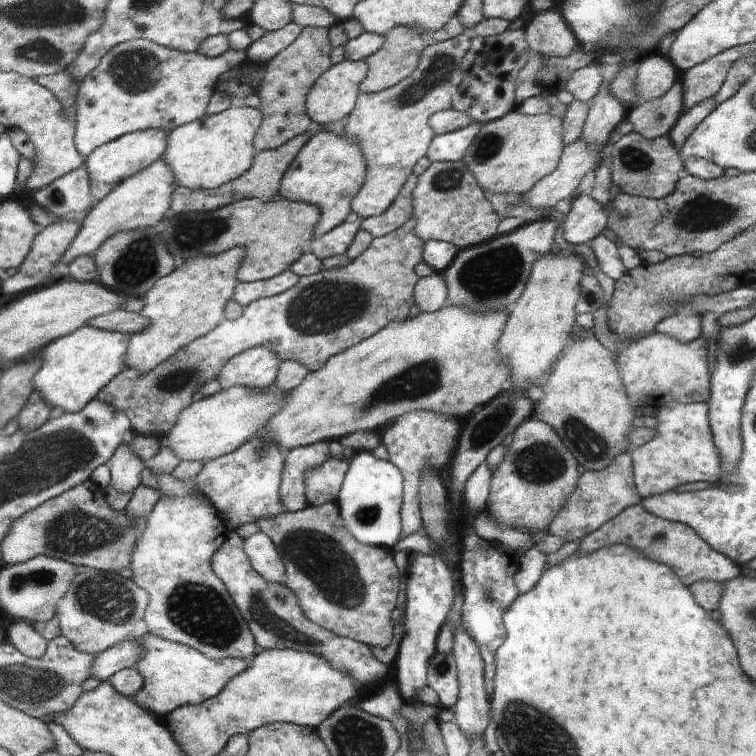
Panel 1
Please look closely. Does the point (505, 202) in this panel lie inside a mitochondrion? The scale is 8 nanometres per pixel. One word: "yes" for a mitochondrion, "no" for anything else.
yes

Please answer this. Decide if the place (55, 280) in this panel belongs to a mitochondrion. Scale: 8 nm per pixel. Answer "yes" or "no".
no

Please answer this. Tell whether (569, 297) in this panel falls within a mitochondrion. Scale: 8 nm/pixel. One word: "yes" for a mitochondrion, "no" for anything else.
no

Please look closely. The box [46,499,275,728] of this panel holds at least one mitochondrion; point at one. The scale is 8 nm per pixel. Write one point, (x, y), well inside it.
(200, 611)

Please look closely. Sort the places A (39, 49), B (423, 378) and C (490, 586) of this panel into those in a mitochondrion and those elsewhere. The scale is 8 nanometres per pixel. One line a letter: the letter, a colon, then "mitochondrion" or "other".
A: mitochondrion
B: mitochondrion
C: mitochondrion

